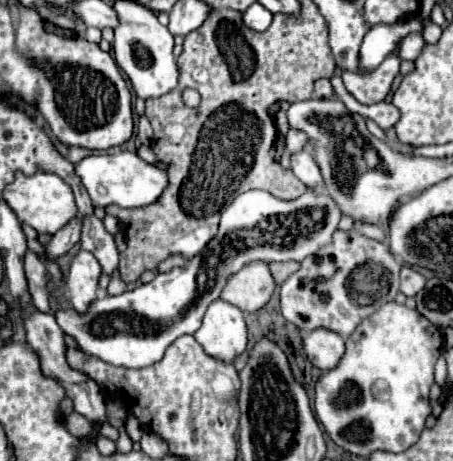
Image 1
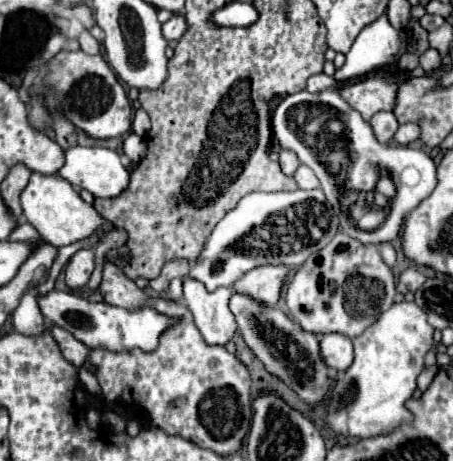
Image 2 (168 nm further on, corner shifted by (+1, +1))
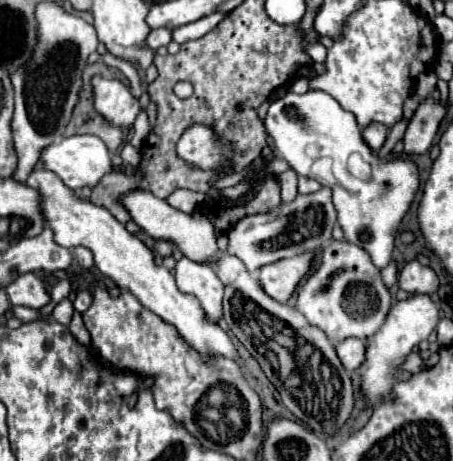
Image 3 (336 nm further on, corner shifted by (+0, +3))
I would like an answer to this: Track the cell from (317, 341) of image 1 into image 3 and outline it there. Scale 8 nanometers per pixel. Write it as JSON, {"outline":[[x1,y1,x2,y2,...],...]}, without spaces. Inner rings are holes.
{"outline":[[346,339,336,345,336,351,338,351,338,357,340,357,342,365,346,367,346,371,354,371,364,363,366,345,360,339]]}

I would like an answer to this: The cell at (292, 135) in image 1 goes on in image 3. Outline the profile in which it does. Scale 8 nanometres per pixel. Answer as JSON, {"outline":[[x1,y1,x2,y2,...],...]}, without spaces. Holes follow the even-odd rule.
{"outline":[[292,169,284,171,278,177,278,181,280,181,280,193,282,193,282,203,290,203,290,199,294,199,294,195,298,195,298,191,296,191,296,183,298,181,296,179,298,179,298,175]]}

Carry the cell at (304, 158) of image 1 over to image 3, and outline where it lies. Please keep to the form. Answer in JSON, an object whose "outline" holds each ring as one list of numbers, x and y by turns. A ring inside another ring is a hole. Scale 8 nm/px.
{"outline":[[298,177,298,193,300,193,300,195,314,193,314,191,318,191,318,189,322,189,322,185,320,185,318,181,306,179,306,177]]}

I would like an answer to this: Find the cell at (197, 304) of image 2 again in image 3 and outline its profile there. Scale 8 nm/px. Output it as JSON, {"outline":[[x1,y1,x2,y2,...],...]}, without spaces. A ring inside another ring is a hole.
{"outline":[[182,257,176,261,174,277,182,293,192,293,200,301,208,321,220,321,224,287,212,267]]}

